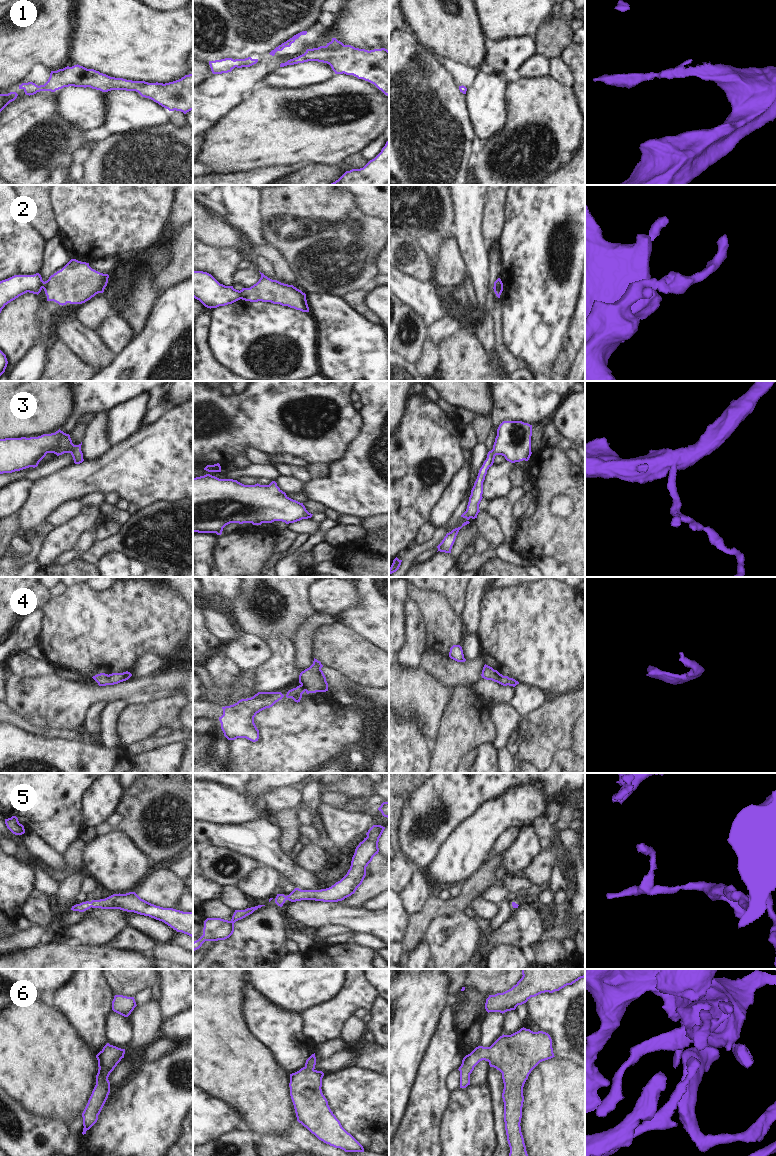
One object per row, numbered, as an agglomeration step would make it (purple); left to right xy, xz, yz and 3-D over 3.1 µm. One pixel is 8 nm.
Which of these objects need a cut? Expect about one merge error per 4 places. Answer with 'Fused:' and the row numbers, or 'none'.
Fused: 2

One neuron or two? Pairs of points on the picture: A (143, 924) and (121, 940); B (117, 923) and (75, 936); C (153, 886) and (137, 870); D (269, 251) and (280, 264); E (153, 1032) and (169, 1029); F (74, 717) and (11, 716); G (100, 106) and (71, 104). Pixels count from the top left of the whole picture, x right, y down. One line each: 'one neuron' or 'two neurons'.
A: two neurons
B: one neuron
C: two neurons
D: one neuron
E: two neurons
F: two neurons
G: one neuron

